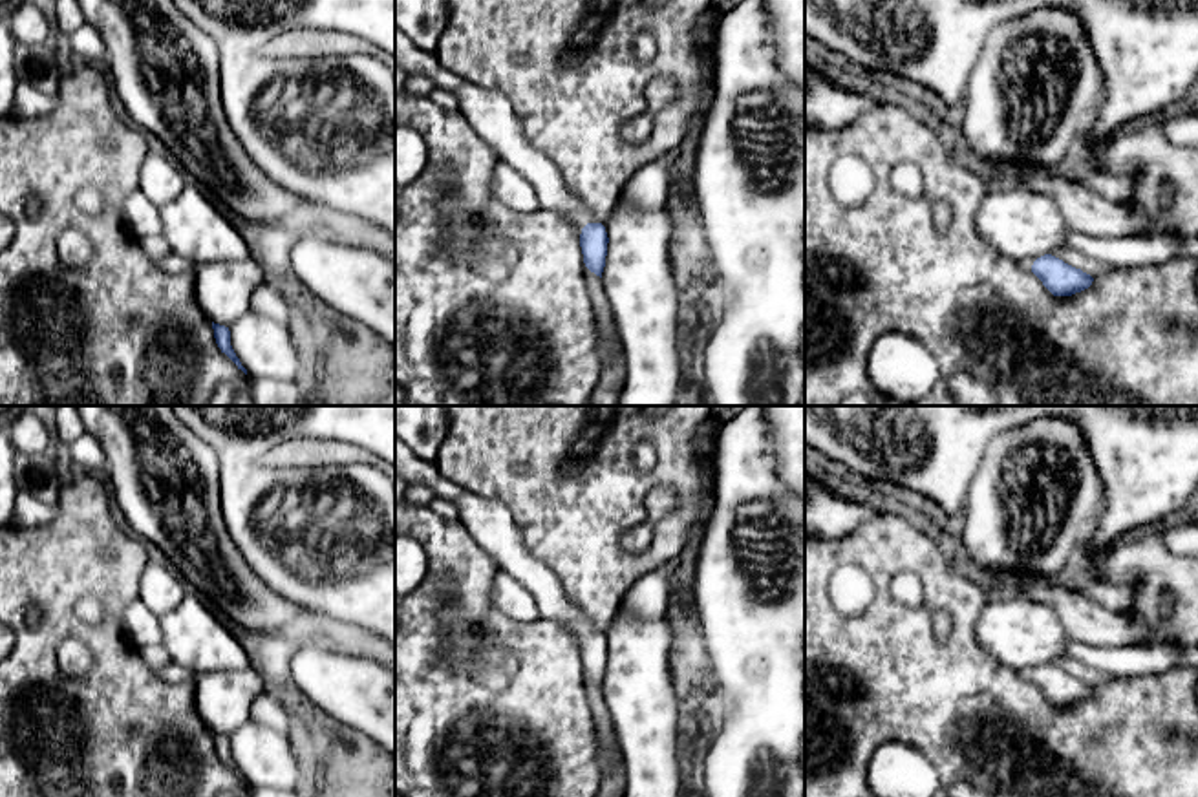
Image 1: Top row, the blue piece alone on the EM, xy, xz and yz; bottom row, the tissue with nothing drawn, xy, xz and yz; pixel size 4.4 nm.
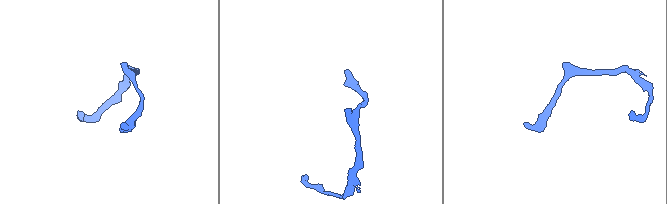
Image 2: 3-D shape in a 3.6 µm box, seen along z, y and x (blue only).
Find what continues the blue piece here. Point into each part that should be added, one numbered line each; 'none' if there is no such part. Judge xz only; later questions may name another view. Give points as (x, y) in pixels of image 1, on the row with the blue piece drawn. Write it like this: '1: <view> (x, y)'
1: xz (489, 112)

